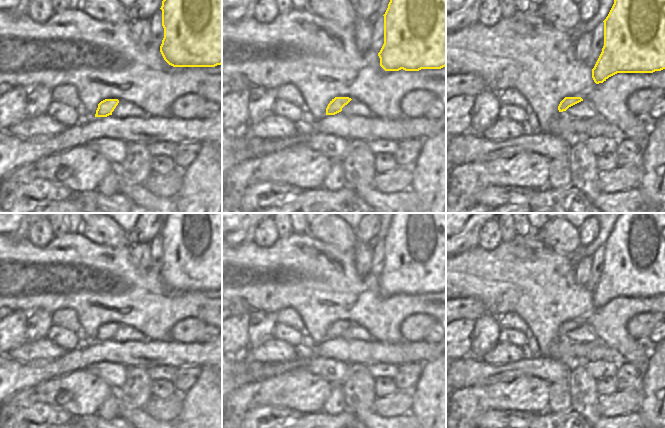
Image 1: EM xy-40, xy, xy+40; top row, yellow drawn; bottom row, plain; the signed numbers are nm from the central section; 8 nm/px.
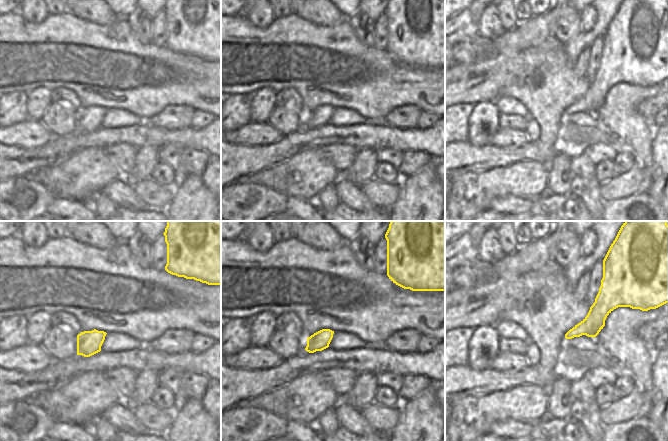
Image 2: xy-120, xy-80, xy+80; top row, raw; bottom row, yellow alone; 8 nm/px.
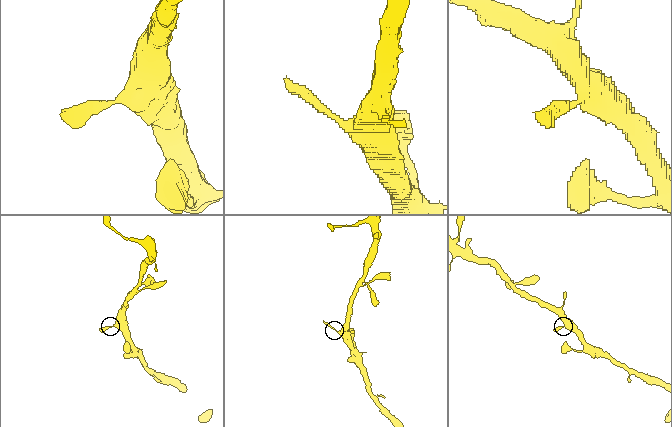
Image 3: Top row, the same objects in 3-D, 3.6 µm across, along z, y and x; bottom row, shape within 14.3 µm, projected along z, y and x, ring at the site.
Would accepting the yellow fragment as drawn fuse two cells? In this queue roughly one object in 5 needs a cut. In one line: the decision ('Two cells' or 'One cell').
One cell.

